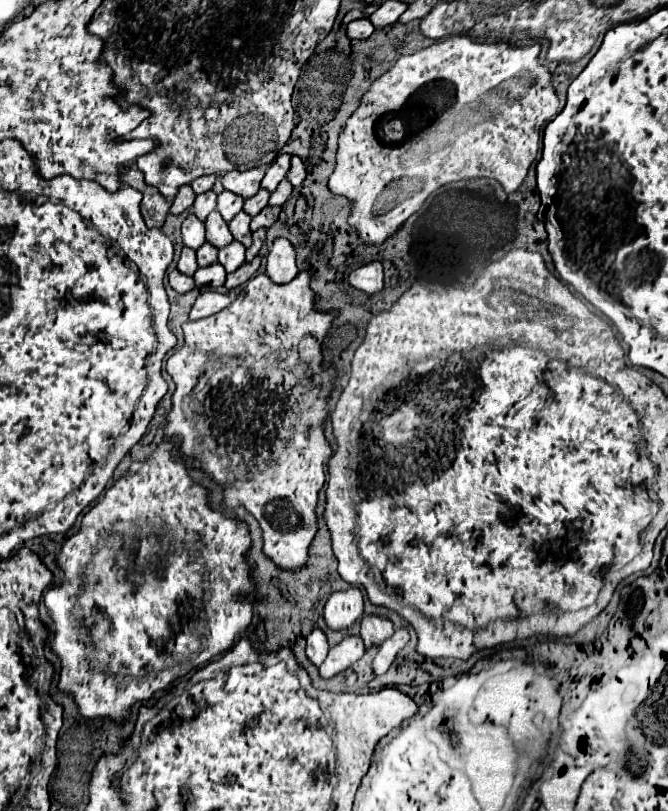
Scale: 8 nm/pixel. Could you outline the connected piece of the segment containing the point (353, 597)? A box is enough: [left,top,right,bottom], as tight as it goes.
[324,588,364,630]

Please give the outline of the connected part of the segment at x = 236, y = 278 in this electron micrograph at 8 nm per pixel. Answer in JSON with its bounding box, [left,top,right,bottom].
[224,256,260,290]

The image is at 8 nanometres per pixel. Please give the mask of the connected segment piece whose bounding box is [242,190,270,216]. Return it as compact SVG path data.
M260 190L258 194L254 194L252 198L248 198L246 202L244 202L244 212L246 214L250 214L250 216L256 216L264 206L266 206L266 200L270 198L270 194L266 192L266 190Z

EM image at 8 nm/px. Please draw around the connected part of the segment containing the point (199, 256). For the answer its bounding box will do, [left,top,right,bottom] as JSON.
[196,244,218,266]

